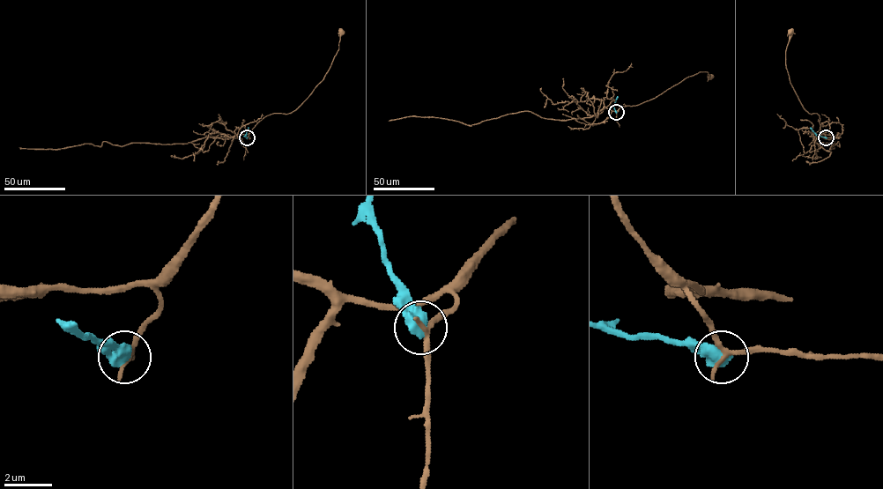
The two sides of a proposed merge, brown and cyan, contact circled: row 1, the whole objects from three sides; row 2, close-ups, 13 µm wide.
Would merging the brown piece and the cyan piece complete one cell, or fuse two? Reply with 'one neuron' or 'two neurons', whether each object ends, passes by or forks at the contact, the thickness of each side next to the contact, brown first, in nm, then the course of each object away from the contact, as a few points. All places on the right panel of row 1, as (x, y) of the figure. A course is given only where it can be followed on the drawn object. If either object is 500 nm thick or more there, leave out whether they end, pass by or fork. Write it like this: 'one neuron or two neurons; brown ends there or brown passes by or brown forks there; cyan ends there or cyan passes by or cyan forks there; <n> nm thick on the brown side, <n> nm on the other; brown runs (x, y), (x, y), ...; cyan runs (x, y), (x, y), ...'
two neurons; 200 nm thick on the brown side, 650 nm on the other; brown runs (826, 137), (819, 128), (819, 116), (805, 109), (790, 82), (785, 50), (790, 32); cyan runs (826, 137), (818, 136), (810, 128)

